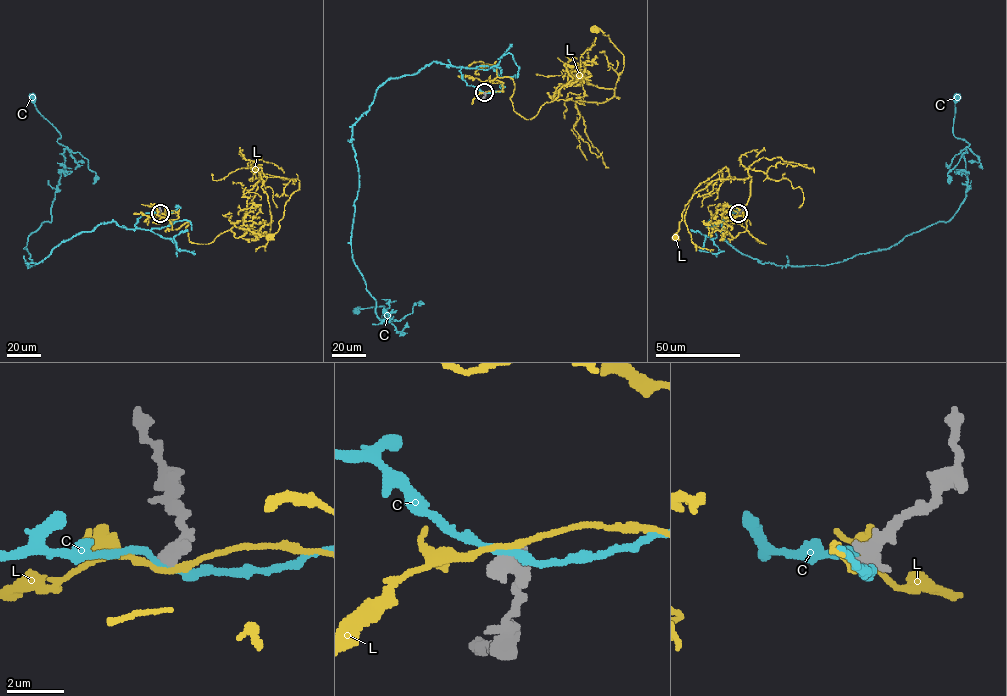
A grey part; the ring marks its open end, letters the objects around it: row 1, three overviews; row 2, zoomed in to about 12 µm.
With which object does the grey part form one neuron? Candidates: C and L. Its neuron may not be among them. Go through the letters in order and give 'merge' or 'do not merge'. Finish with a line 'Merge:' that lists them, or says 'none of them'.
C: do not merge
L: do not merge
Merge: none of them

